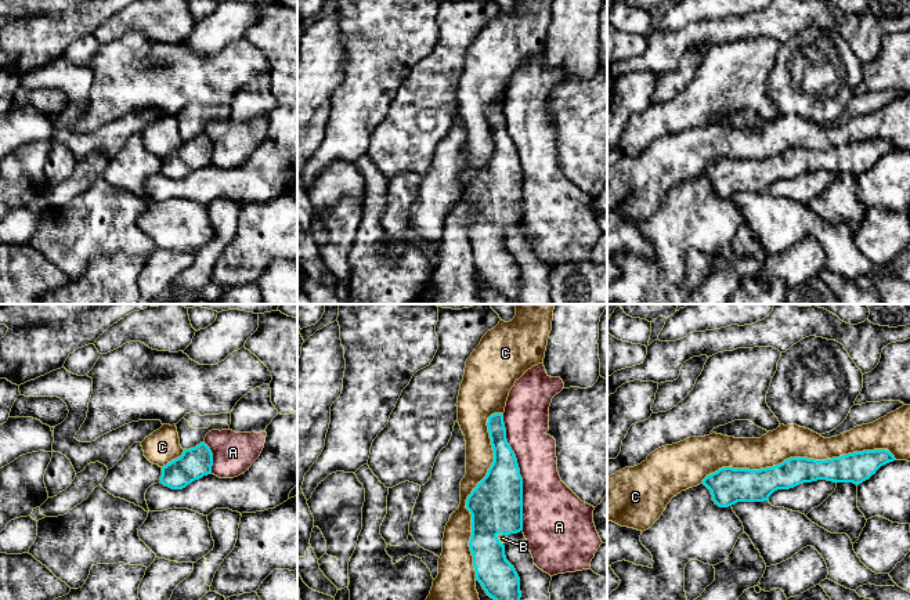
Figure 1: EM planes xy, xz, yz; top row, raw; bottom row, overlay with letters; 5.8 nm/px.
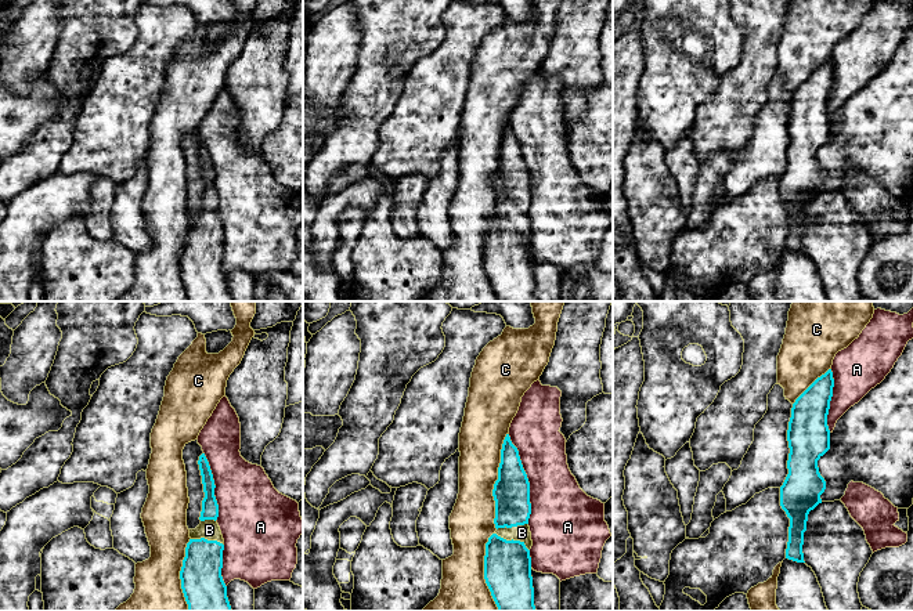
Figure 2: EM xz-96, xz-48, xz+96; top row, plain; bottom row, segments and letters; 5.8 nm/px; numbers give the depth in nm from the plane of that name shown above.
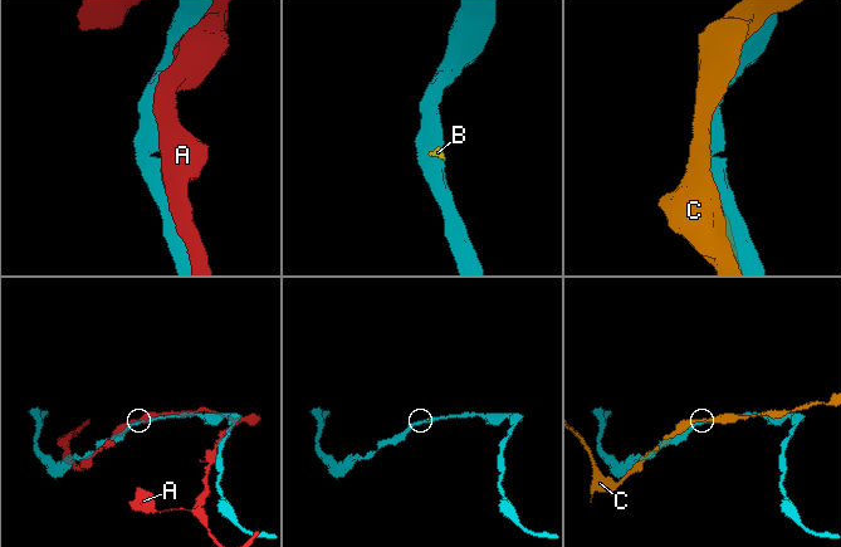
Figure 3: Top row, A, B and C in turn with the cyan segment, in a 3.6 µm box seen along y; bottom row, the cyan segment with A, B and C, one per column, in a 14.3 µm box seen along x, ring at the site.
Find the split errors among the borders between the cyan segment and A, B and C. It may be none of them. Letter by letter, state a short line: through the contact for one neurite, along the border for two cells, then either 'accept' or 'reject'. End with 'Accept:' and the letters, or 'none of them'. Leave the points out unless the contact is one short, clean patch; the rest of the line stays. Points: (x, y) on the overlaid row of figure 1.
A: reject
B: xz (495, 505), (497, 538), (502, 538) | accept
C: reject
Accept: B

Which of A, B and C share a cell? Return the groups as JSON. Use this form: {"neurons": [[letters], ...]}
{"neurons": [["A"], ["B"], ["C"]]}

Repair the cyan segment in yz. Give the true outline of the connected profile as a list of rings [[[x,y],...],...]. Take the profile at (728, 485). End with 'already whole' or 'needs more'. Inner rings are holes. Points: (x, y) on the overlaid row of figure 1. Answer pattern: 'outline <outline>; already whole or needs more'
outline [[[886,449],[853,452],[827,460],[790,458],[761,470],[722,467],[701,484],[711,491],[715,505],[729,507],[737,502],[763,502],[777,489],[817,480],[859,485],[893,460],[895,456]]]; already whole

